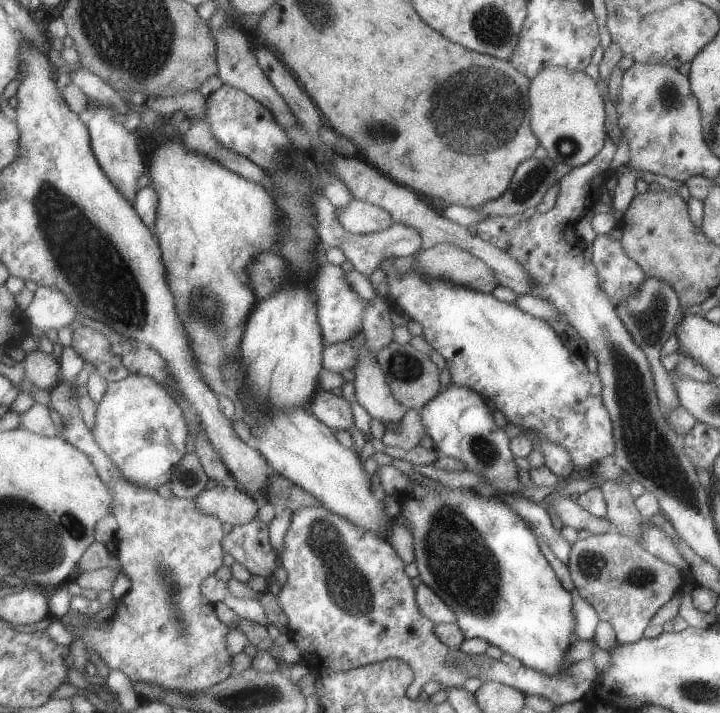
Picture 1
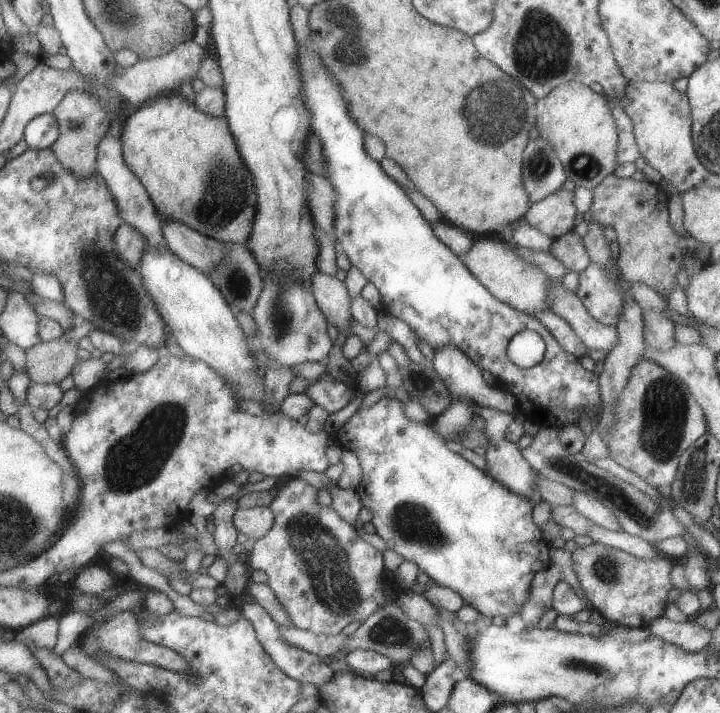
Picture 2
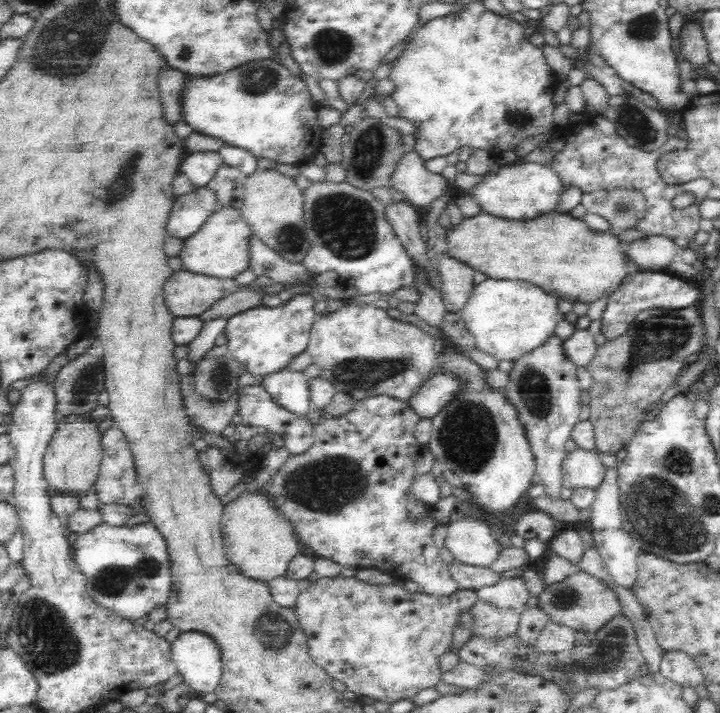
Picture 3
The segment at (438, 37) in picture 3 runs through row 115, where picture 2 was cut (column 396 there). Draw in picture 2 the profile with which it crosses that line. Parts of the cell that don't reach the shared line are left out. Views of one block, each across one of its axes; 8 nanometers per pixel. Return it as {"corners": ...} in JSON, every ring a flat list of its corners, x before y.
{"corners":[[383,397,378,402,372,404,370,408,363,408,360,413,355,413,337,432,337,438,341,441,340,448,350,450,358,455,363,477,361,486,366,493,362,498,362,503,372,513,372,524,376,528,376,534,380,536,389,549,393,549,406,558,407,561,415,562,420,570,426,572,435,583,451,588,463,596,466,604,472,606,479,613,487,618,495,618,493,622,502,623,502,620,513,614,519,614,523,604,527,602,531,579,538,570,545,568,550,563,549,544,543,542,543,536,539,528,533,524,531,518,531,502,522,496,517,496,496,480,493,480,487,473,484,473,478,466,467,462,461,454,449,450,449,445,435,430,426,422,413,422,405,414,403,402,391,397]]}

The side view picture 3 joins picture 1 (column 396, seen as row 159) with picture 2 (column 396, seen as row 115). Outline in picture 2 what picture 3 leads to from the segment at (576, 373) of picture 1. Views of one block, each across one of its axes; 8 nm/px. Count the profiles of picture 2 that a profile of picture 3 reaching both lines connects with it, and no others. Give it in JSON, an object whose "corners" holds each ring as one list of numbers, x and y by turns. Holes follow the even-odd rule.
{"corners":[[313,38,309,45,299,46,299,70,301,70,301,78,303,78,303,100,305,100,305,106,307,106,309,114,313,116,313,118,311,118,311,130,313,130,313,132,315,132,321,139,321,152,325,154,325,164,329,166,329,168,325,168,325,170,327,170,327,178,331,180,331,184,333,184,333,188,335,188,335,192,337,192,337,202,335,202,337,222,335,222,334,237,337,239,340,249,343,249,348,255,348,258,351,260,351,264,357,267,365,275,365,278,367,278,369,282,373,283,379,290,379,293,381,294,381,311,390,313,403,320,414,331,414,334,417,335,419,340,425,340,425,342,427,342,427,344,431,344,434,349,441,348,441,346,457,346,457,348,466,352,467,356,470,356,471,360,475,361,475,364,478,364,481,369,494,376,497,381,497,386,500,389,503,388,503,390,509,391,509,394,513,397,514,410,518,413,522,413,527,420,538,423,540,427,549,426,549,424,545,424,547,419,549,419,549,414,553,416,553,420,556,420,556,424,559,426,561,424,565,426,570,426,571,424,572,426,575,426,575,424,577,425,579,413,581,412,583,412,590,422,597,420,597,416,599,416,600,412,600,394,597,375,593,373,593,371,585,370,581,366,579,358,575,358,573,354,565,352,565,350,559,346,559,342,551,336,551,333,544,325,541,324,541,322,539,322,539,320,535,320,535,317,519,312,518,310,515,310,515,308,511,308,509,304,505,304,503,301,500,301,495,297,485,287,482,281,474,275,474,272,471,272,471,269,465,264,465,262,463,262,462,257,455,254,453,249,449,248,449,246,447,246,447,244,442,240,439,240,439,237,435,232,433,232,433,228,431,228,431,223,425,220,425,216,421,214,421,210,417,208,417,204,409,198,409,194,407,194,407,192,405,192,405,190,403,190,403,188,401,188,401,186,395,182,389,174,385,174,385,170,381,168,379,161,375,160,375,158,371,158,371,154,367,154,367,150,365,150,365,130,363,130,363,128,361,128,361,126,351,118,349,102,347,102,347,98,343,96,343,86,337,82,337,78,333,78,333,76,331,76,329,68,323,64,318,46],[522,330,529,330,539,334,539,336,544,340,545,346,544,358,541,362,524,369,515,366,506,354,507,343,511,340,512,336,515,336,515,334]]}

